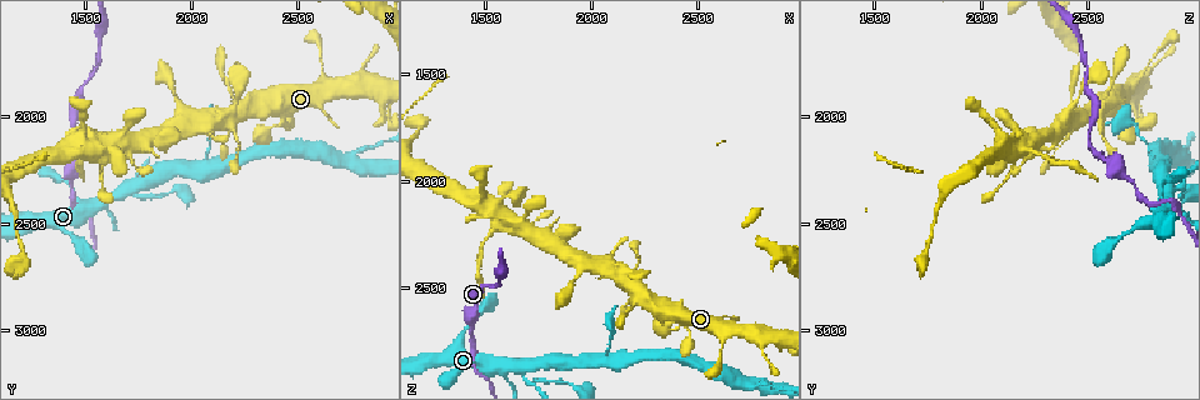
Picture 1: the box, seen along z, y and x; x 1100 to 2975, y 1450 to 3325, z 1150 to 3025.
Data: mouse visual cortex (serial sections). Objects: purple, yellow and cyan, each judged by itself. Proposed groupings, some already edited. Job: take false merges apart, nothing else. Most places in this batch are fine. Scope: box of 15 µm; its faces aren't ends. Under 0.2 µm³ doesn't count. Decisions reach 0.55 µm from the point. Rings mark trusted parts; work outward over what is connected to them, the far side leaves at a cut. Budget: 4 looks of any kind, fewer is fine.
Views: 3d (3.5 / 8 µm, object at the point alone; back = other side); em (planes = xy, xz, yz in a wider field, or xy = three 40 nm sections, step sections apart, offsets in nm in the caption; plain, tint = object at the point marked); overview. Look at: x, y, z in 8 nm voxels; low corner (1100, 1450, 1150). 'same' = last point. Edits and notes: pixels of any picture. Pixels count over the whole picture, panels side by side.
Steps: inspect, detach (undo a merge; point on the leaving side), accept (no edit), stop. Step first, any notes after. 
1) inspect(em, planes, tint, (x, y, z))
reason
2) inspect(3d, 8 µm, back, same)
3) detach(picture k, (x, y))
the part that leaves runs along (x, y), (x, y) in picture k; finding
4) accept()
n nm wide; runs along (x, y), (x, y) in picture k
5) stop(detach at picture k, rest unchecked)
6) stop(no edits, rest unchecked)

inspect(3d, 3.5 µm, (2390, 2040, 2650))
abrupt turn

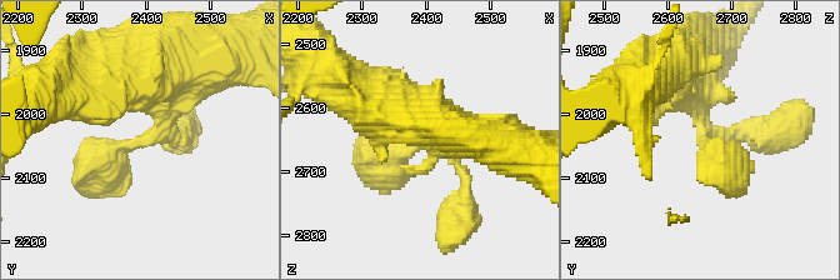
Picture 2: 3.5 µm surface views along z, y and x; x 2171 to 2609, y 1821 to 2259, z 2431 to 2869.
inspect(em, xy, step 3, tint, (2385, 2045, 2660))
now the EM

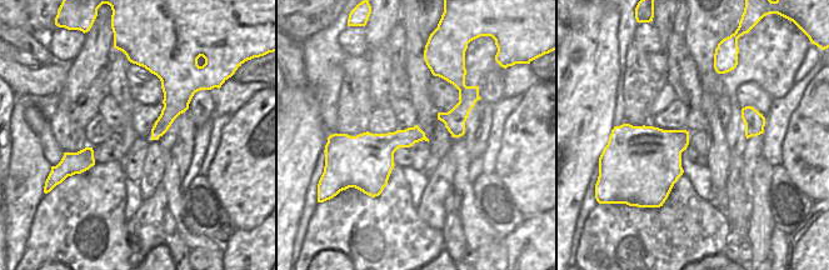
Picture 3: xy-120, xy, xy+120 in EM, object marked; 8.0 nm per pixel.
accept()
runs along (164, 64), (164, 125), (76, 179) in picture 2; continuous, no second cell

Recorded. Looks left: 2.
inspect(3d, 3.5 µm, (1680, 2340, 2870))
three-way junction

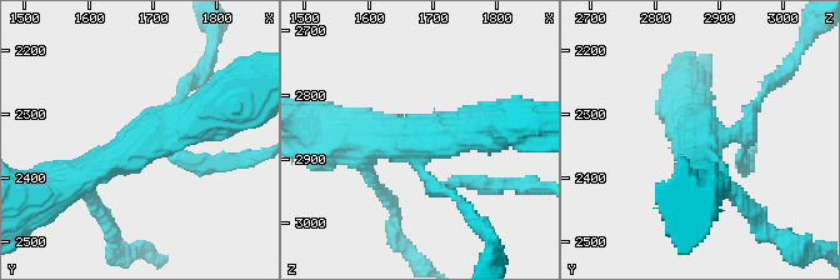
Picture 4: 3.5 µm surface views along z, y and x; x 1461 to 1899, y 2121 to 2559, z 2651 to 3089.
inspect(em, xy, step 3, tint, (1685, 2340, 2870))
3 arms; arms of 200, 450, 450 nm; now the EM

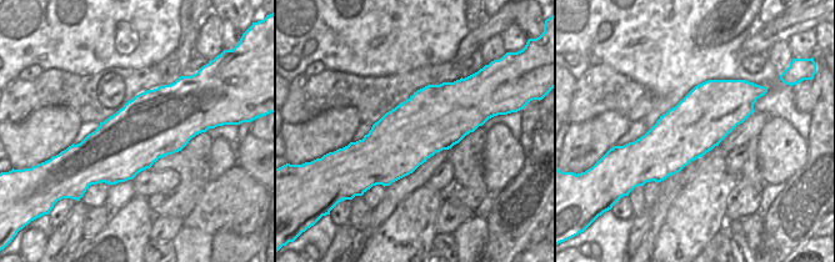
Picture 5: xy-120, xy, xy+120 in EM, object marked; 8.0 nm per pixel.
accept()
runs along (70, 183), (215, 109) in picture 4; one cell here

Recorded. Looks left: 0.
stop(no edits, rest unchecked)

